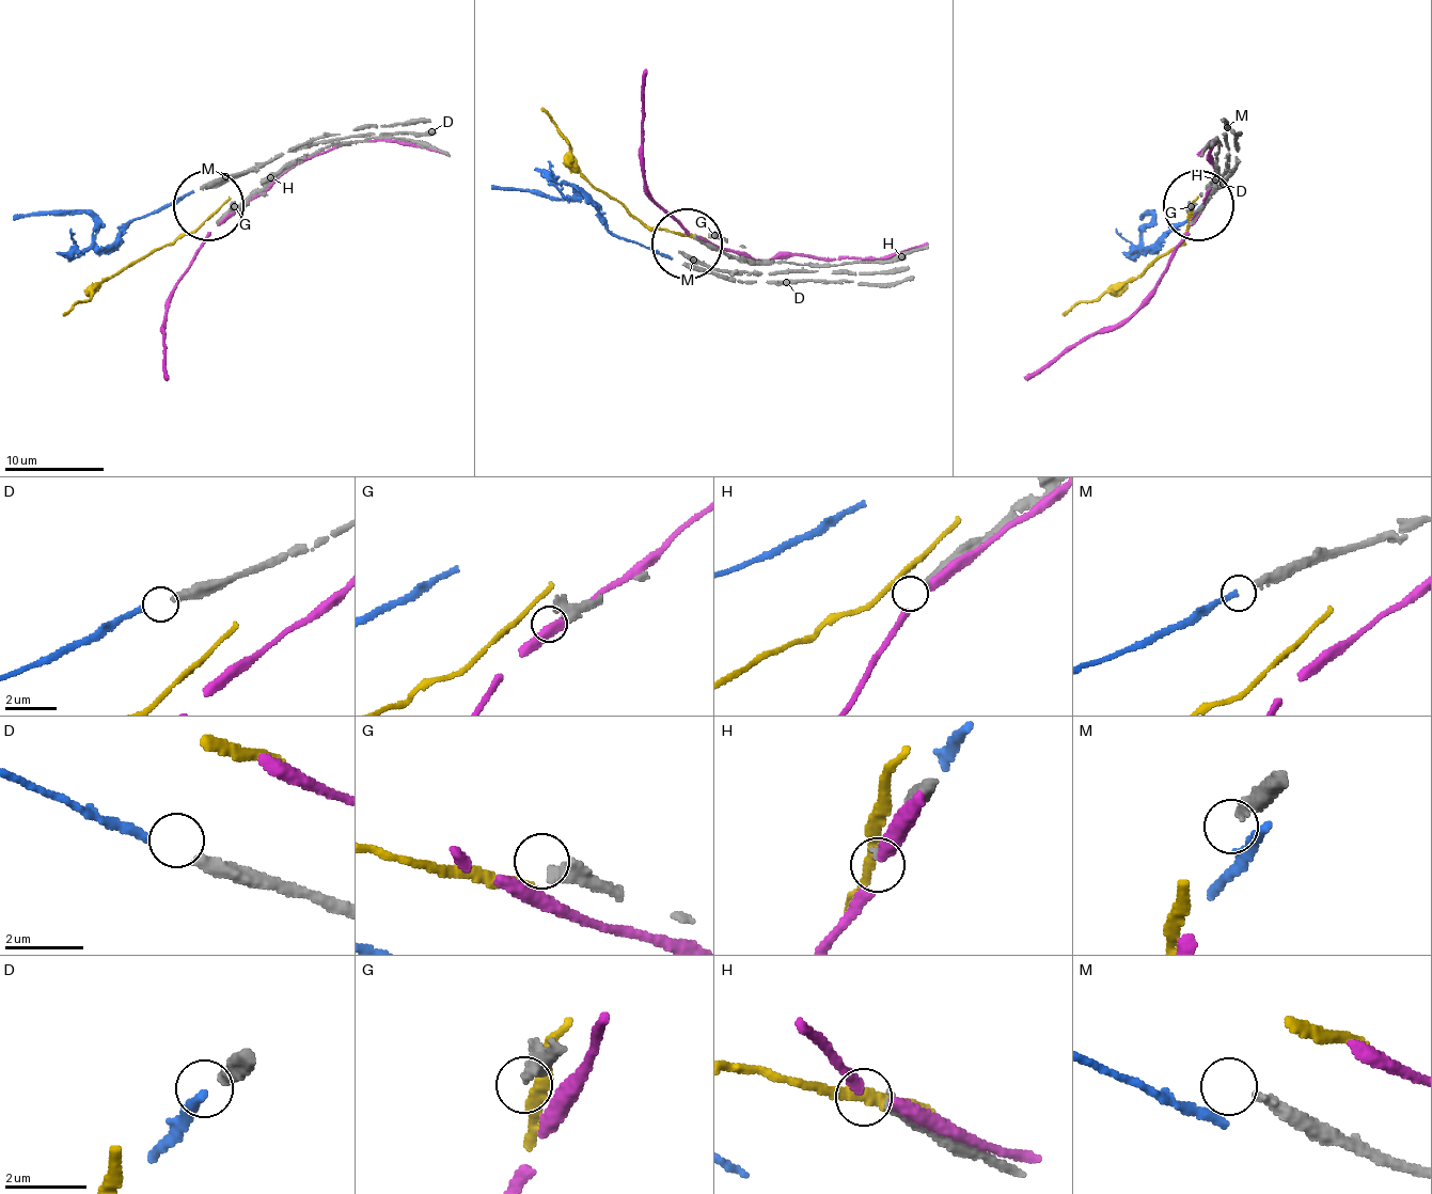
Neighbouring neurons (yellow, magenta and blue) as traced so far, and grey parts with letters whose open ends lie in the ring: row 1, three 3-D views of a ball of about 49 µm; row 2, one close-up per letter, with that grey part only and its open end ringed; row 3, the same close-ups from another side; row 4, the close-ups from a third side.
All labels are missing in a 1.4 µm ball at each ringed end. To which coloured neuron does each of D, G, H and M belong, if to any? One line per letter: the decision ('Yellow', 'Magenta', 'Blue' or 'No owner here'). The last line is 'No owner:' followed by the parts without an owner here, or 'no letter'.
D: Blue
G: No owner here
H: No owner here
M: No owner here
No owner: G, H, M

